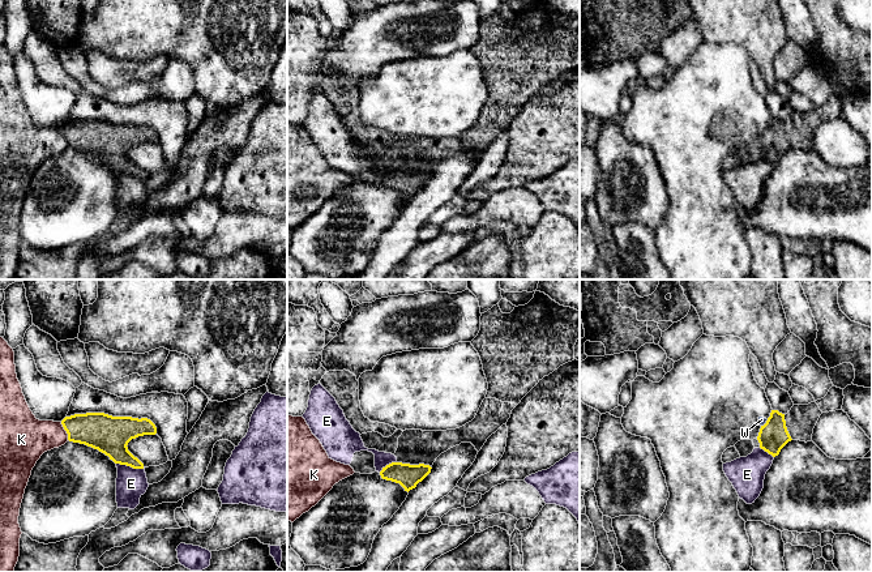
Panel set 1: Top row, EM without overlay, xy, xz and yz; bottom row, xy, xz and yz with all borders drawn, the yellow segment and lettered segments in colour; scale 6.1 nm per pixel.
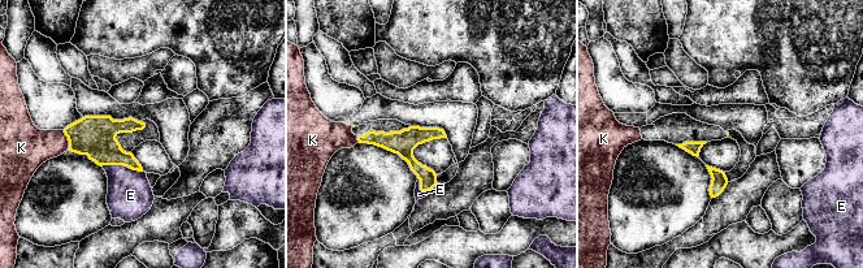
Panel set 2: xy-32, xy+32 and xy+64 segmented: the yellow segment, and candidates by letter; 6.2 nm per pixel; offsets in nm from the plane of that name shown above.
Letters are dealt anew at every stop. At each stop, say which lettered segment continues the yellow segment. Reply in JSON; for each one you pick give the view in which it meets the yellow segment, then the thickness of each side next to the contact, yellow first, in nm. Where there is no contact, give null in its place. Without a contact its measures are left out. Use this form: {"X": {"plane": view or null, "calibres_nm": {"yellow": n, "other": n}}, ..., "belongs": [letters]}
{"belongs": []}

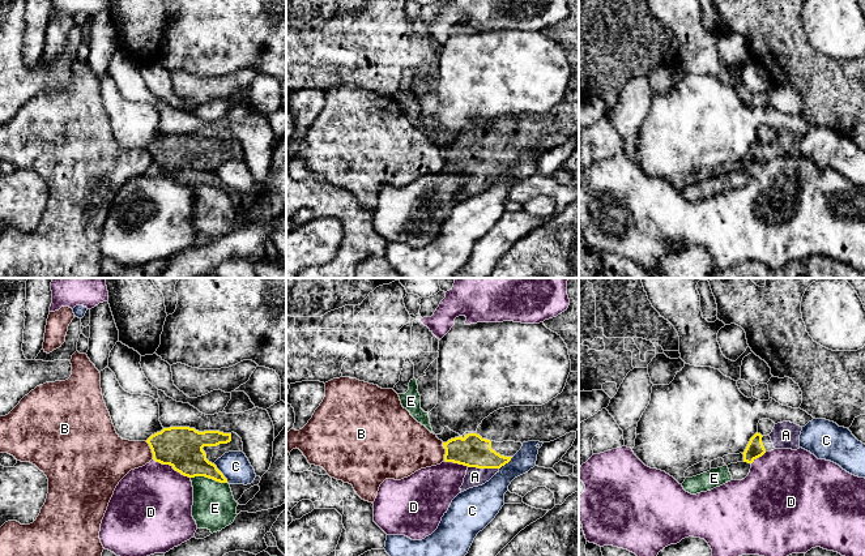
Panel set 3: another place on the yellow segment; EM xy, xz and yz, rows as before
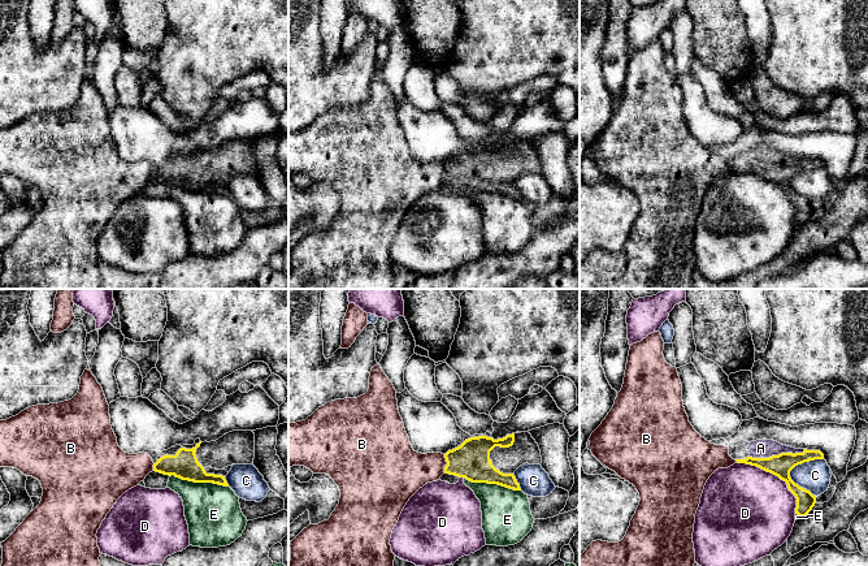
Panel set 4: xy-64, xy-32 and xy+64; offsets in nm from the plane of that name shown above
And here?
{"A": {"plane": "xz", "calibres_nm": {"yellow": 200, "other": 120}}, "belongs": ["A"]}

